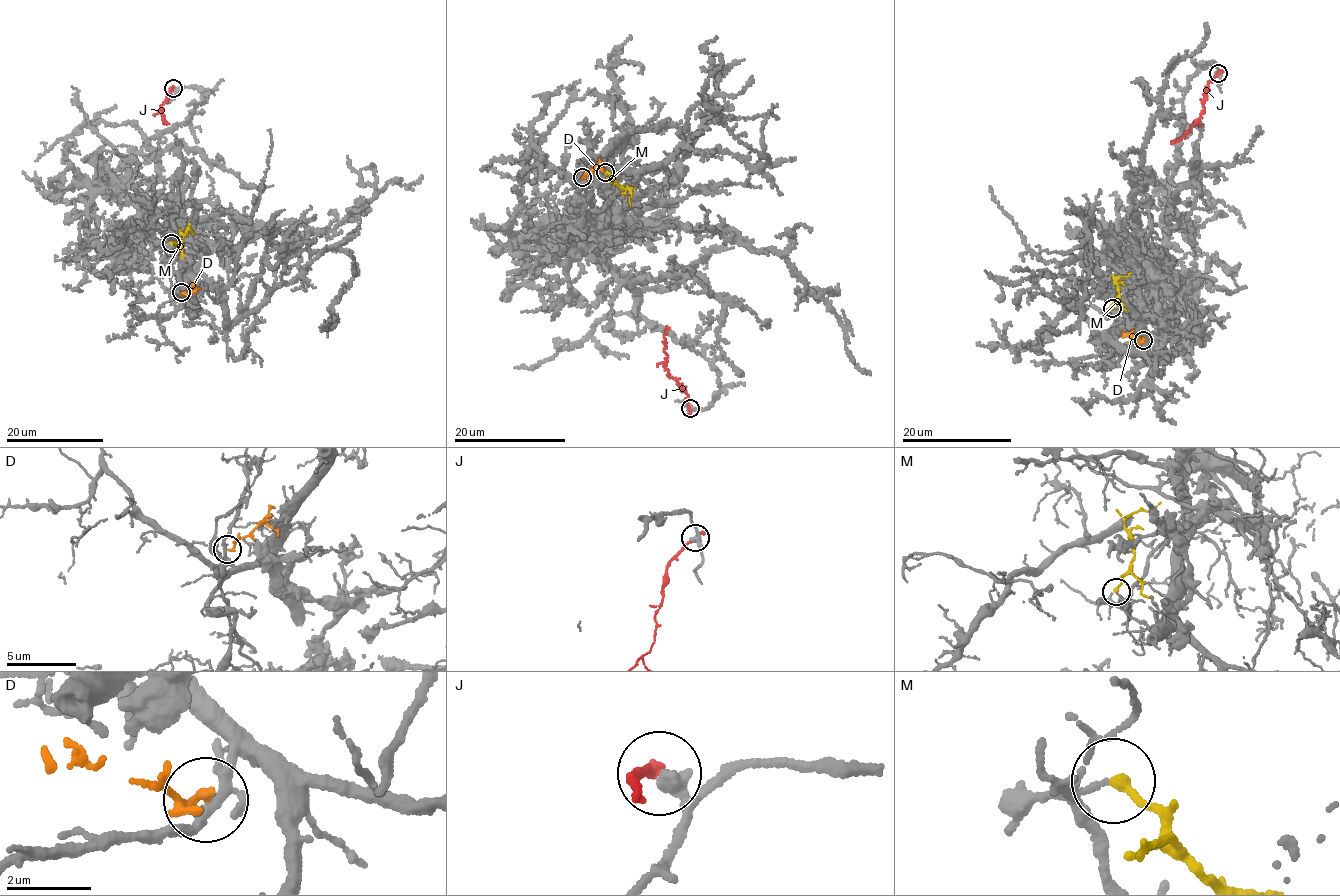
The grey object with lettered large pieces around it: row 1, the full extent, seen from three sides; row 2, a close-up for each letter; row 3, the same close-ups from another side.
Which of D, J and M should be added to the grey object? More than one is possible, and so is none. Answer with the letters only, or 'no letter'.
no letter

